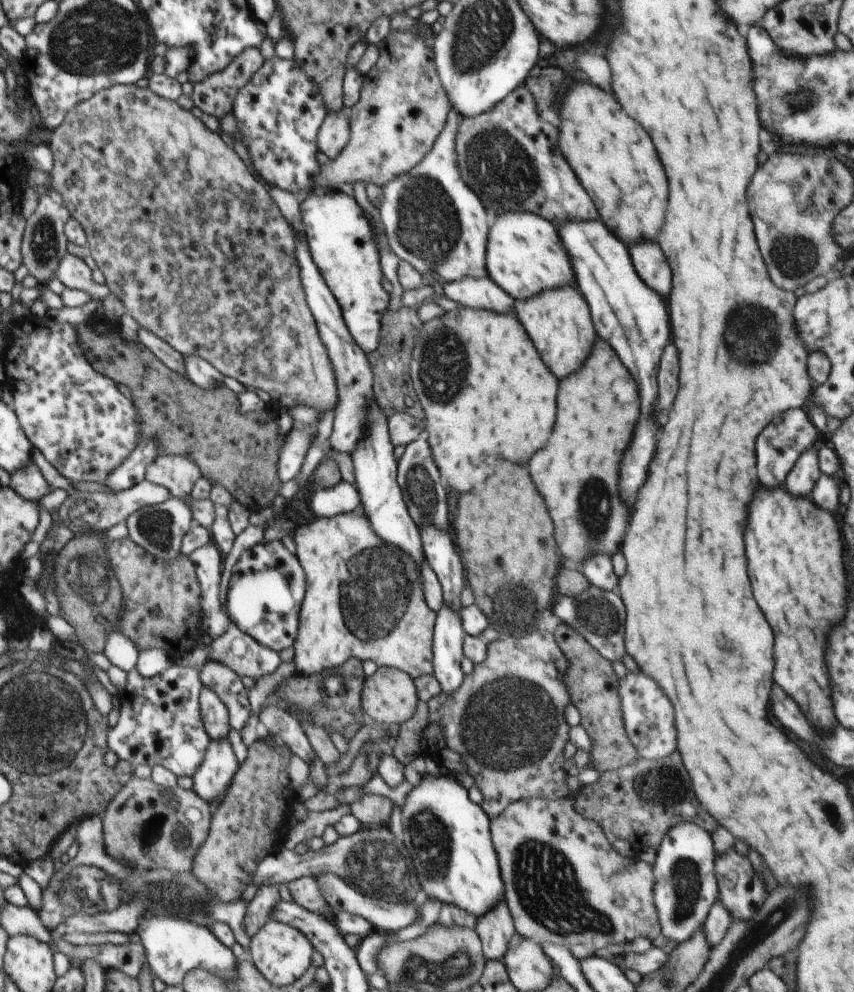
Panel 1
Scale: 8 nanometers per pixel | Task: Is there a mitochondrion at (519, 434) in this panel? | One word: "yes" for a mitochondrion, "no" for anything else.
no

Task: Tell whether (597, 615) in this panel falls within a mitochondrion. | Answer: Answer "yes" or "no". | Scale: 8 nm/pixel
yes

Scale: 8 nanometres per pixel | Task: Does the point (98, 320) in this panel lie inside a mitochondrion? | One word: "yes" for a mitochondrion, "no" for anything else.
no

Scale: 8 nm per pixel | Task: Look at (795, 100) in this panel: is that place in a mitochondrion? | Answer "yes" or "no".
yes

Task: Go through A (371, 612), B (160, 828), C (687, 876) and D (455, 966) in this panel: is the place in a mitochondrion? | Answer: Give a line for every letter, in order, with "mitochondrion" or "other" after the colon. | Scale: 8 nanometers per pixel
A: mitochondrion
B: mitochondrion
C: mitochondrion
D: mitochondrion

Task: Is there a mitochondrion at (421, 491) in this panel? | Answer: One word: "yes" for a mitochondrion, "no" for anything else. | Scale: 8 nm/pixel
yes

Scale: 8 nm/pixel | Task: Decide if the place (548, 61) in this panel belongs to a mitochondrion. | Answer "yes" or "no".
no

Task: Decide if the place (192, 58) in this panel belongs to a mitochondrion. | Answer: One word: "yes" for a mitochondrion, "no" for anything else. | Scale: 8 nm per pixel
no

